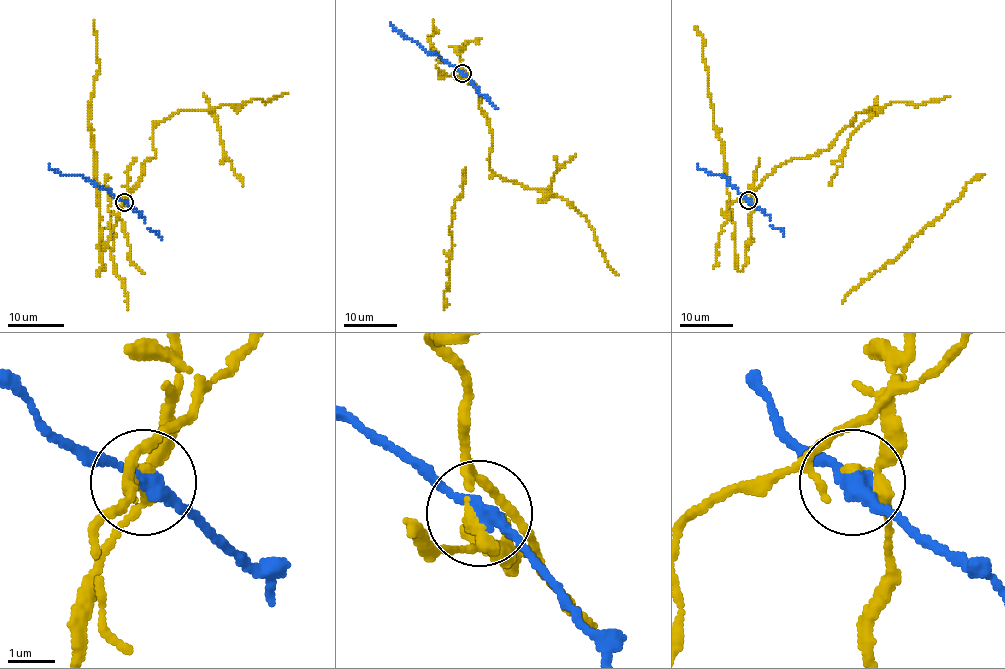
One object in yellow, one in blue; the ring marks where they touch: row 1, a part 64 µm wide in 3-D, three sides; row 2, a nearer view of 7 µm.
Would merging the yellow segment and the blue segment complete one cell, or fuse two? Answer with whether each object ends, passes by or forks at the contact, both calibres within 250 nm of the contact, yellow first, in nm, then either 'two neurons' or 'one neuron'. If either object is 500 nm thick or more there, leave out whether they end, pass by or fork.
yellow passes by; blue passes by; calibres 280 and 320 nm; two neurons

